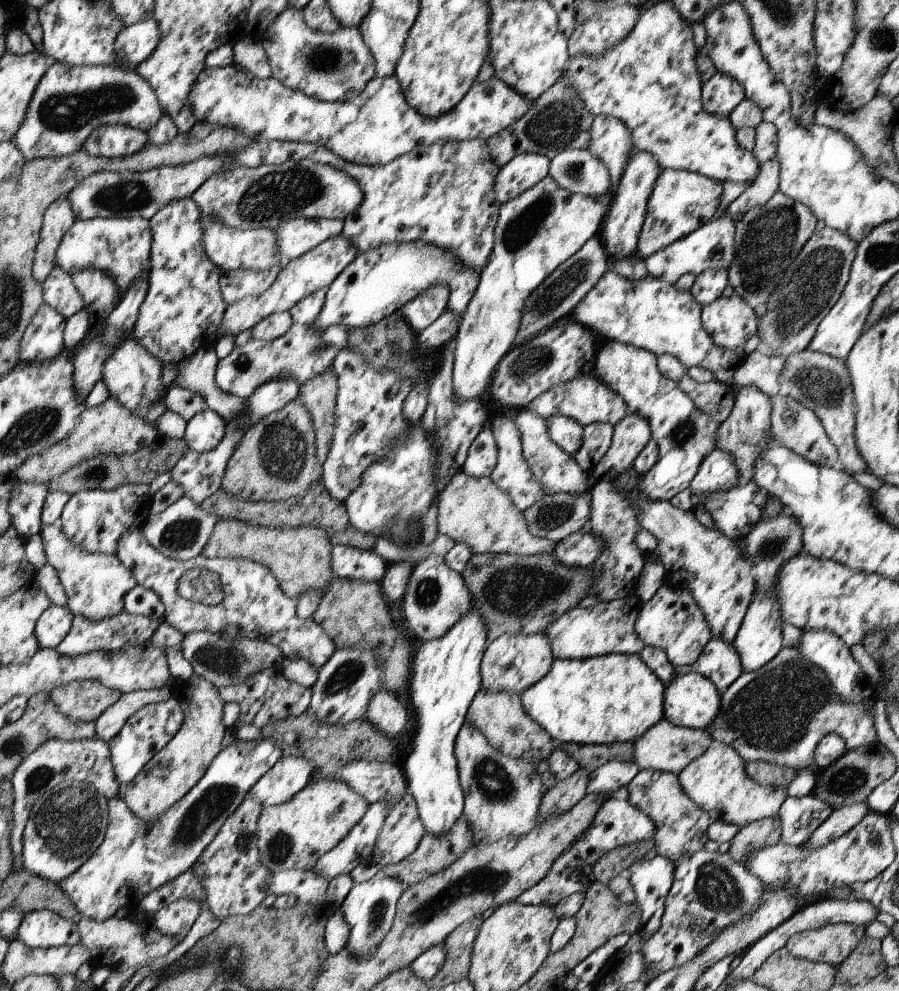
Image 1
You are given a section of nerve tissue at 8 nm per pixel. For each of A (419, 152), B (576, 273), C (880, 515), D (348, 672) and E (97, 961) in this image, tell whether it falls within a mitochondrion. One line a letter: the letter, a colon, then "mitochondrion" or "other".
A: other
B: mitochondrion
C: other
D: mitochondrion
E: other

